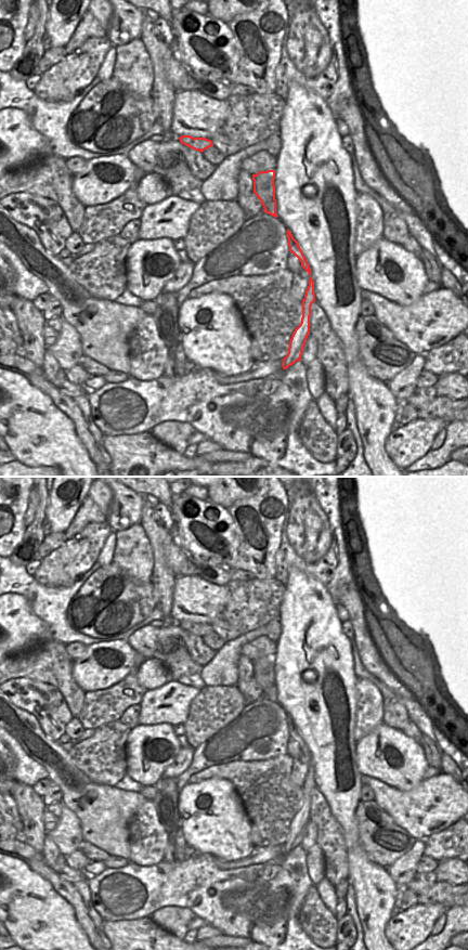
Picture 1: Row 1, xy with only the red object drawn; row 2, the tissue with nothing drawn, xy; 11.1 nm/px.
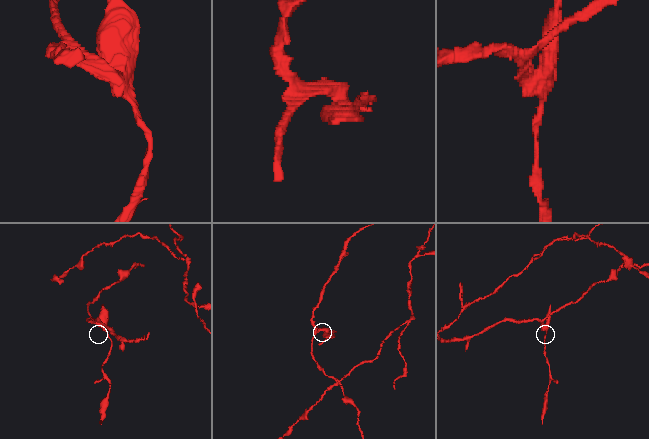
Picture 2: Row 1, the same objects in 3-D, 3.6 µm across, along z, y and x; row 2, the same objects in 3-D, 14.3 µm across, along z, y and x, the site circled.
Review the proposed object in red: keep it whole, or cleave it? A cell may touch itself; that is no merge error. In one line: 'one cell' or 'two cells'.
two cells

